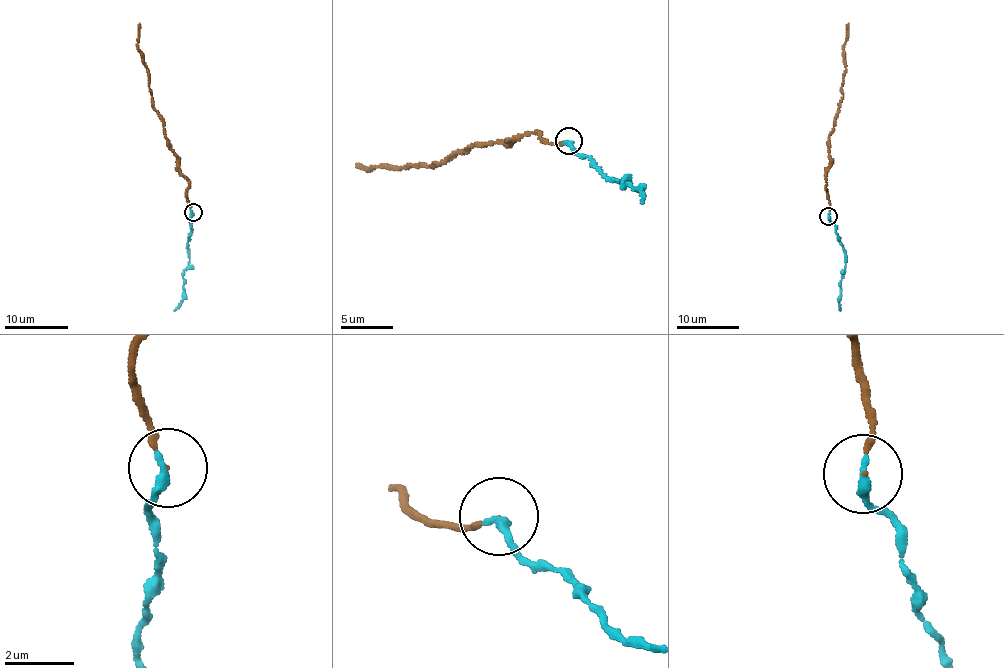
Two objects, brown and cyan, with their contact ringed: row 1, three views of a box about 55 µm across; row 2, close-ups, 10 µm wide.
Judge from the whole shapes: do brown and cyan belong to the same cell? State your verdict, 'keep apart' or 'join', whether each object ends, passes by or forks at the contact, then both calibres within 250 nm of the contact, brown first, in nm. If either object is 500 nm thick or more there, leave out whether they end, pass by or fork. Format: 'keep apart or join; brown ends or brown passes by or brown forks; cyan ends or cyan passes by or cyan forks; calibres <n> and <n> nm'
keep apart; brown ends; cyan ends; calibres 90 and 280 nm

